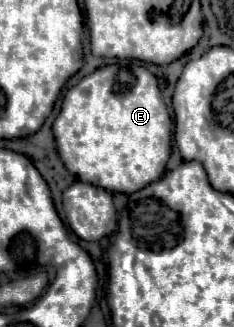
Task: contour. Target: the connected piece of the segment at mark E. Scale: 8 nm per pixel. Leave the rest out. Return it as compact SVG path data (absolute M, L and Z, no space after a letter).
M108 64L82 78L68 89L62 100L62 110L52 126L58 154L64 166L82 182L96 184L110 192L132 194L156 180L166 170L172 150L172 120L162 100L158 80L144 66Z

